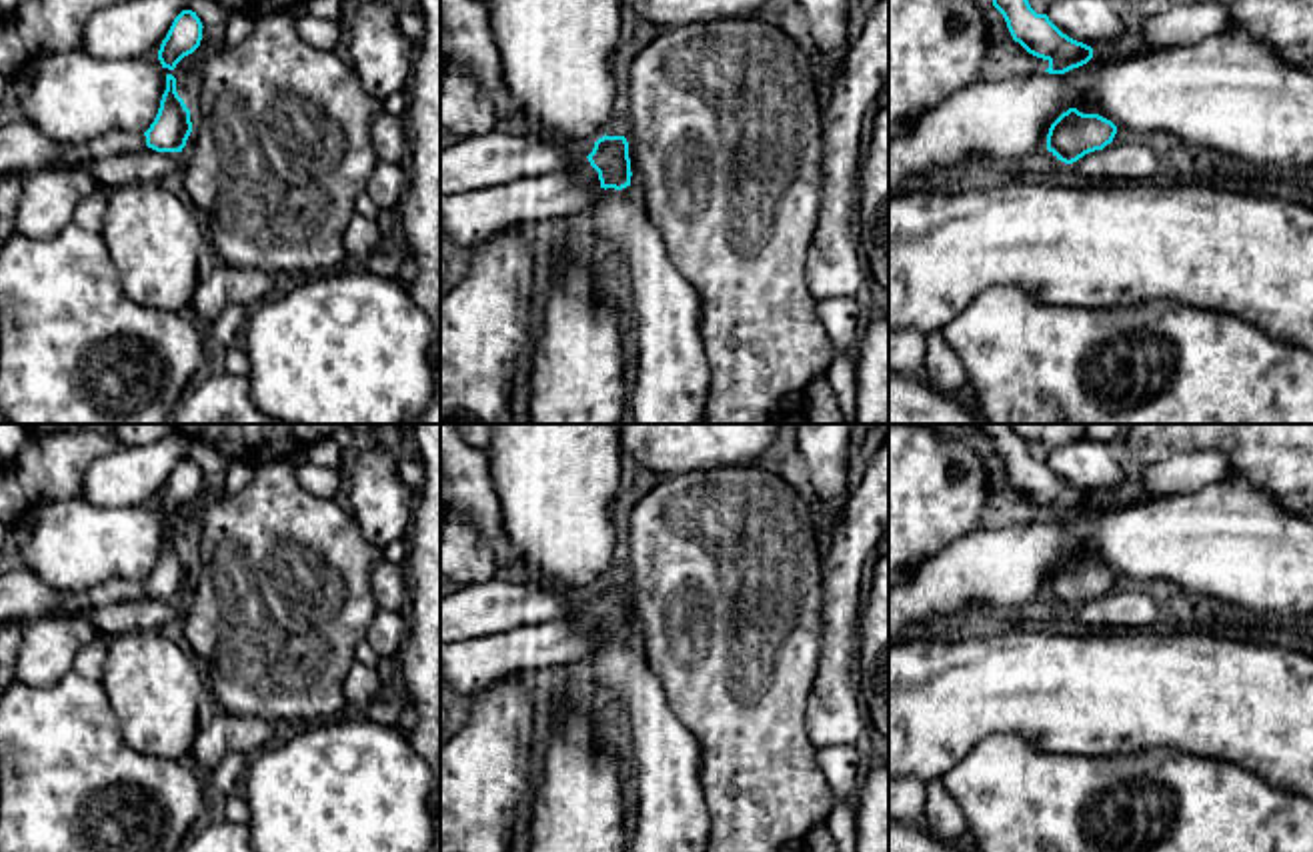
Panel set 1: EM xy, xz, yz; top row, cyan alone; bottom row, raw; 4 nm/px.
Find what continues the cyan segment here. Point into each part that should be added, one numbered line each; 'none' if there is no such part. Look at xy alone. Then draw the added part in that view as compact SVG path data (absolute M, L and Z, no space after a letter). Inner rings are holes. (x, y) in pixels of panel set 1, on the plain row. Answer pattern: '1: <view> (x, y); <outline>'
1: xy (113, 590); M112 578L84 590L60 592L64 616L74 616L84 610L94 610L106 604L140 600L148 596L142 580Z

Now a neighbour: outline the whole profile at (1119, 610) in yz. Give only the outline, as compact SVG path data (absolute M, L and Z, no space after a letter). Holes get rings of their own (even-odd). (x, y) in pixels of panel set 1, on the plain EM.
M1113 588L1103 598L1085 602L1067 612L1067 622L1077 630L1093 632L1141 632L1167 624L1165 606L1143 590Z

